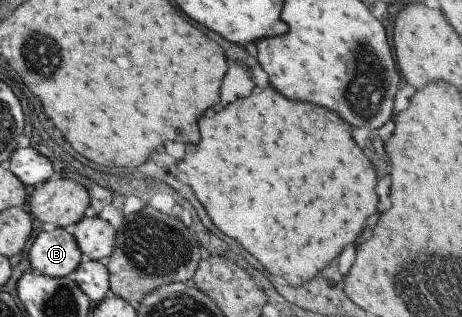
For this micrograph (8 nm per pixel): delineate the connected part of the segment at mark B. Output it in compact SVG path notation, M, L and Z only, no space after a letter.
M57 227L51 232L40 232L29 248L28 262L33 270L50 277L67 277L80 265L83 259L75 237L61 227Z

